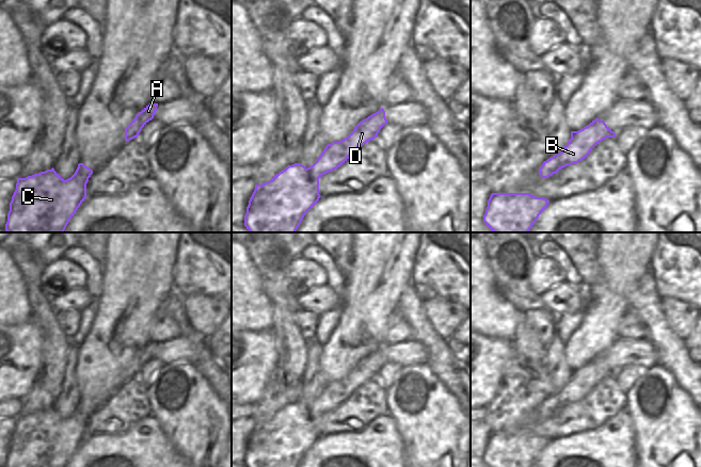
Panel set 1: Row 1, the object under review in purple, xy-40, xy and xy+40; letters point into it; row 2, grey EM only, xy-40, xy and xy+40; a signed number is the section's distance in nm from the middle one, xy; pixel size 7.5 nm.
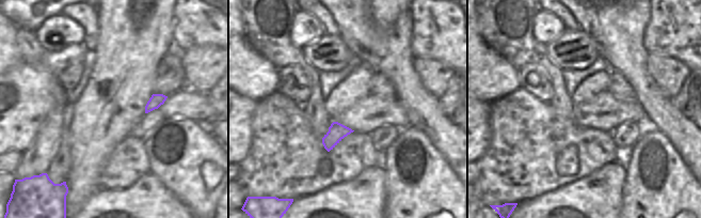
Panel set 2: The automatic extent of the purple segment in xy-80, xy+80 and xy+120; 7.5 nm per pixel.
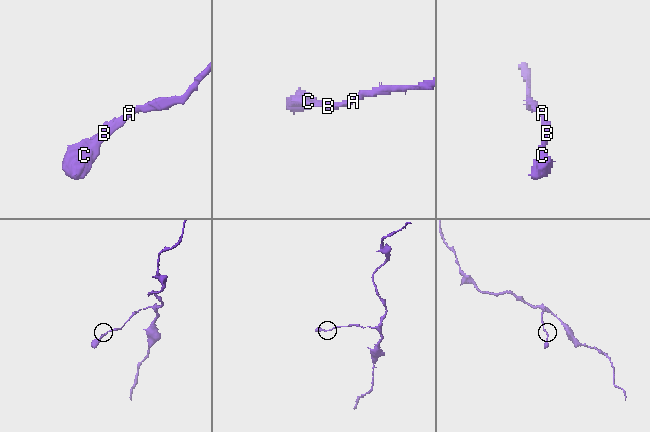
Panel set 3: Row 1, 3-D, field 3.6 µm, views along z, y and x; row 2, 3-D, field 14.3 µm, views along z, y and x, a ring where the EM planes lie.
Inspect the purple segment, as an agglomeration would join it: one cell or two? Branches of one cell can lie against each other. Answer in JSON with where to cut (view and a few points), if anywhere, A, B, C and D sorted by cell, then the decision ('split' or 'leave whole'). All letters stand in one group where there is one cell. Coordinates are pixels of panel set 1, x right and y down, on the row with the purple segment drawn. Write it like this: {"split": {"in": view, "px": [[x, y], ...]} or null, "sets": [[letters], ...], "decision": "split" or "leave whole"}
{"split": null, "sets": [["A", "B", "C", "D"]], "decision": "leave whole"}

